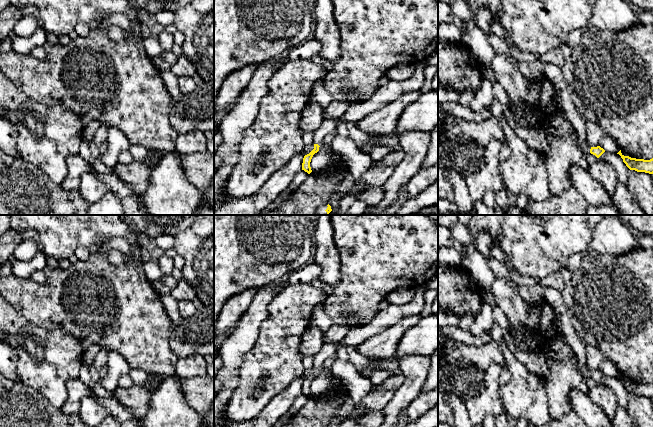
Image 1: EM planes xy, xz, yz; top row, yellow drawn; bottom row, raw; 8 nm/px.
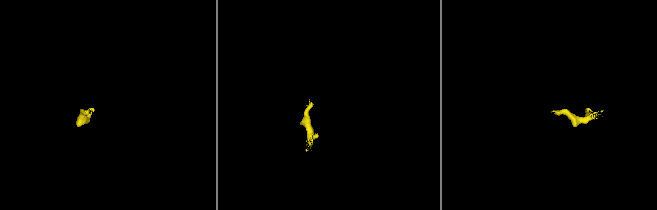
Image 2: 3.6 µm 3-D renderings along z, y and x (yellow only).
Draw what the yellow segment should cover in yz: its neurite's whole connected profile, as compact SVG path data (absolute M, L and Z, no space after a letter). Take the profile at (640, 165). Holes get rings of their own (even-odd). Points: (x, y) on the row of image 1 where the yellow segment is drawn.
M621 150L617 154L621 156L623 162L630 170L653 174L653 158L650 160L631 158L629 156L624 156Z

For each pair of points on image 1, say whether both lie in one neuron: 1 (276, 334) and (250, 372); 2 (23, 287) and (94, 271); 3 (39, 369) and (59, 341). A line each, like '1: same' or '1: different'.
1: same
2: same
3: same

